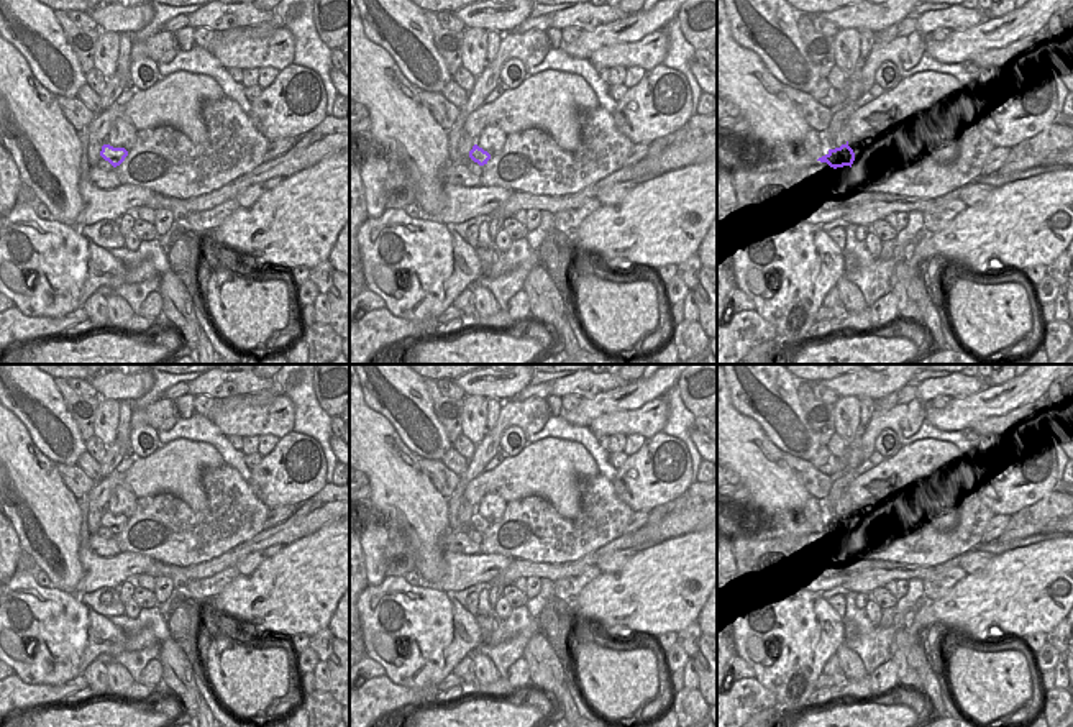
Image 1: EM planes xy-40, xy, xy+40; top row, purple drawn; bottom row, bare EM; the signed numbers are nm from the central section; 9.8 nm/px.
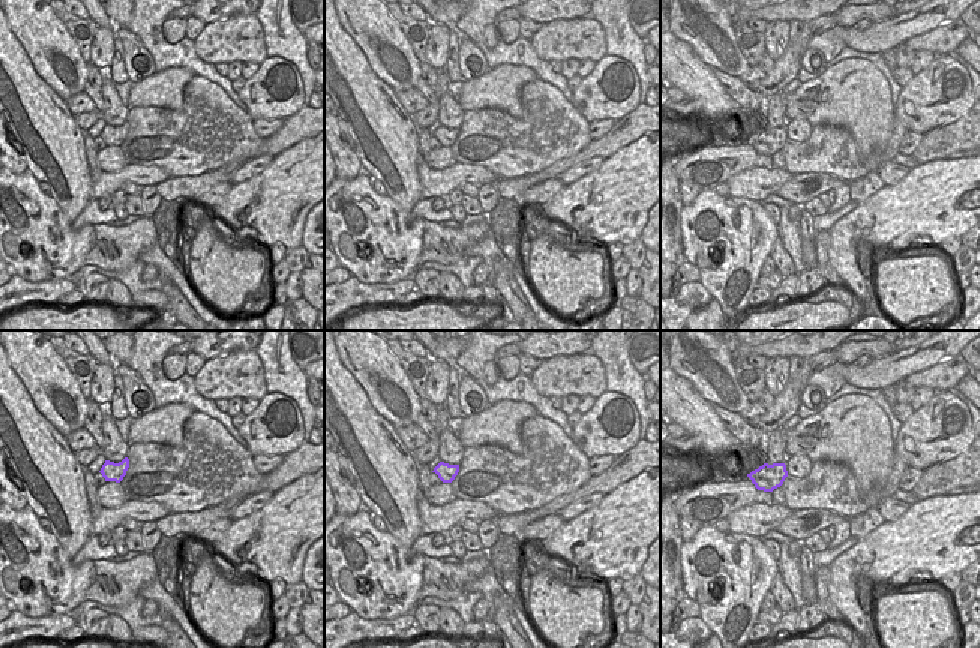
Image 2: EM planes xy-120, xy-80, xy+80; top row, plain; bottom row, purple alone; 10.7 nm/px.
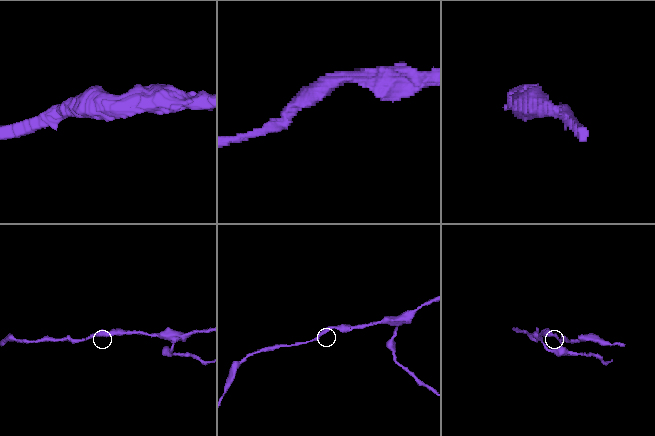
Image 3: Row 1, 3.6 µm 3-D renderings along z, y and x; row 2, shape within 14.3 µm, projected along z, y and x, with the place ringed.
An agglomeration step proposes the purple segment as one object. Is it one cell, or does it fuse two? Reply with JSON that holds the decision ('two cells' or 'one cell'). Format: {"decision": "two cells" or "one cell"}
{"decision": "one cell"}

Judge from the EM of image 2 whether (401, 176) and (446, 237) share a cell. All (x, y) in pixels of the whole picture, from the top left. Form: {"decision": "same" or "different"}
{"decision": "different"}

